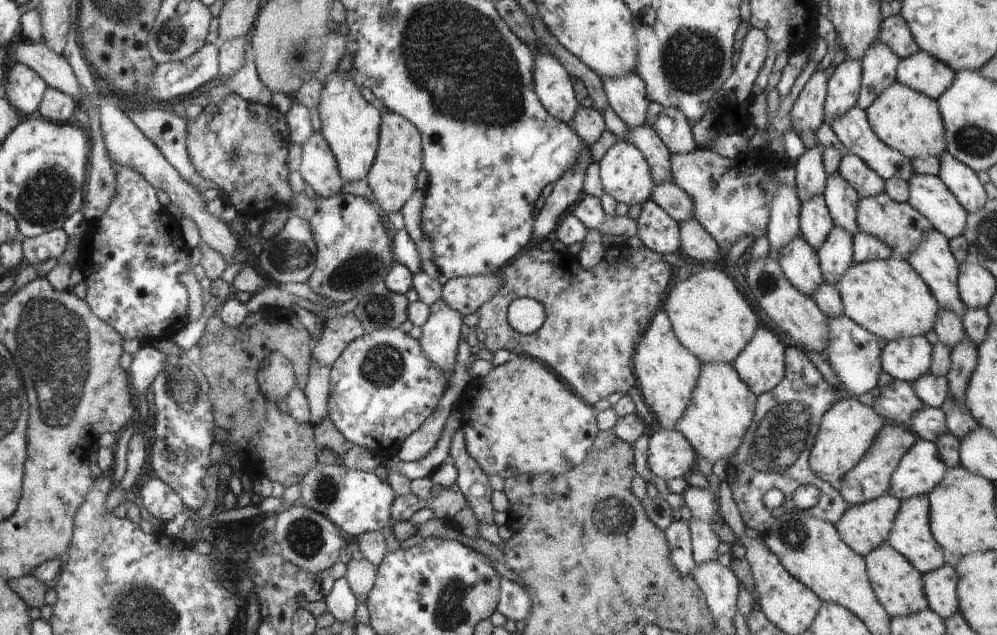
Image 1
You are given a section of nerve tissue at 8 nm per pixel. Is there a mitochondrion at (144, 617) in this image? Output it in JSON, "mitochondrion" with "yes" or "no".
{"mitochondrion":"yes"}

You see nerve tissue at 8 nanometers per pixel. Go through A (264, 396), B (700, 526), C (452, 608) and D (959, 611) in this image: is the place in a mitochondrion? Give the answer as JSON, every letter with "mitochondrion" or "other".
{"A":"other","B":"other","C":"mitochondrion","D":"other"}

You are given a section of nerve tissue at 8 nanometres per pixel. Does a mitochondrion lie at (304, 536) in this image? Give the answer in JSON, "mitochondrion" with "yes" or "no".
{"mitochondrion":"yes"}

